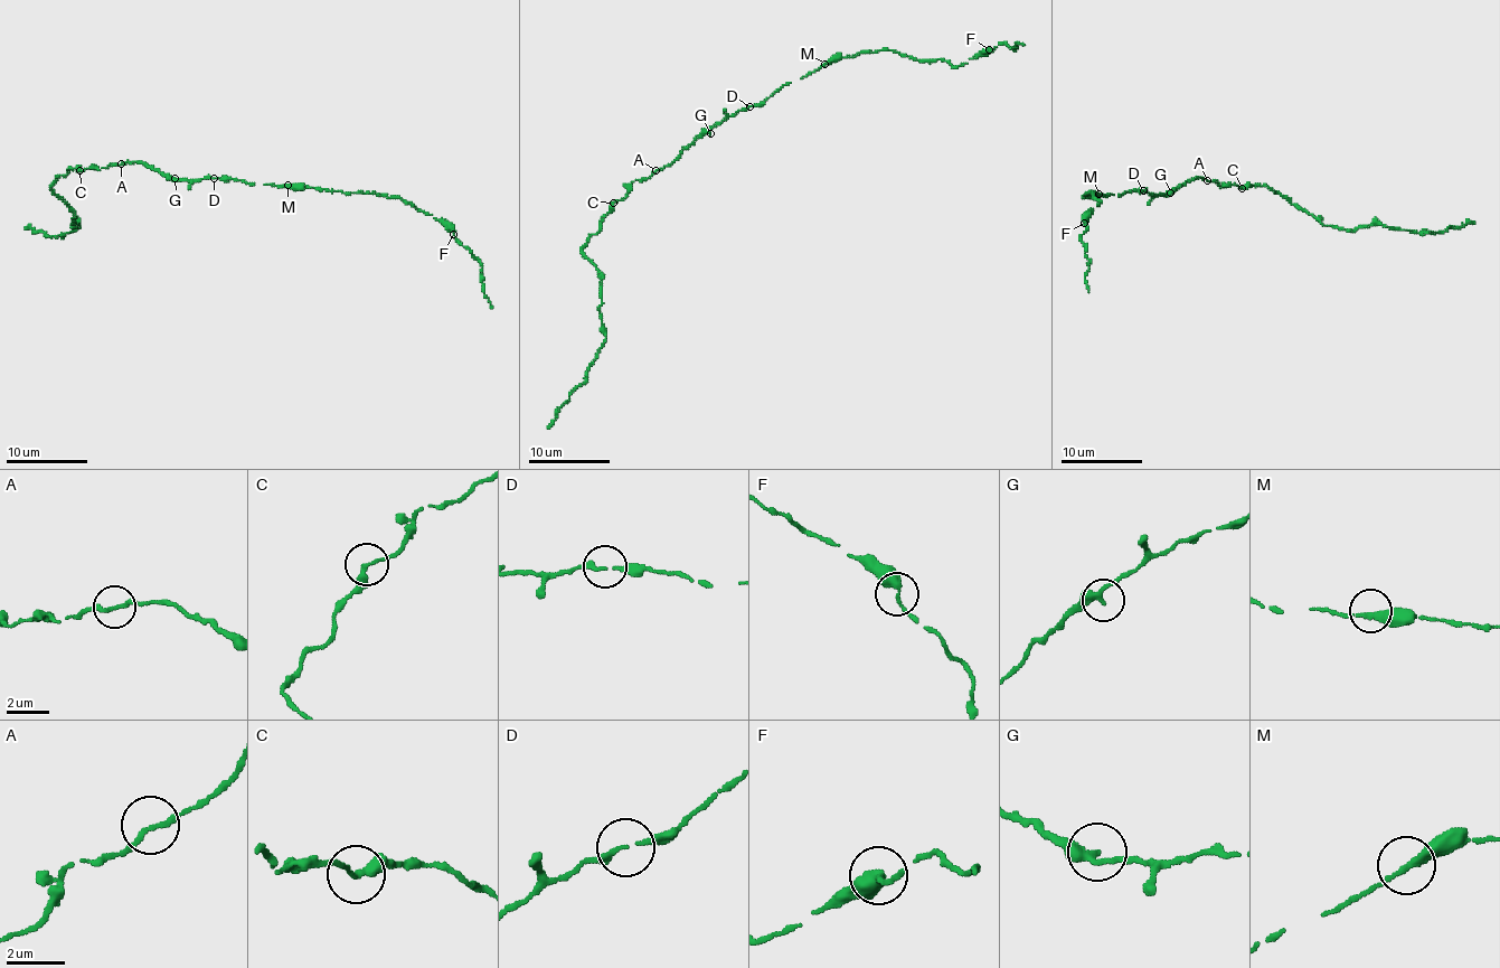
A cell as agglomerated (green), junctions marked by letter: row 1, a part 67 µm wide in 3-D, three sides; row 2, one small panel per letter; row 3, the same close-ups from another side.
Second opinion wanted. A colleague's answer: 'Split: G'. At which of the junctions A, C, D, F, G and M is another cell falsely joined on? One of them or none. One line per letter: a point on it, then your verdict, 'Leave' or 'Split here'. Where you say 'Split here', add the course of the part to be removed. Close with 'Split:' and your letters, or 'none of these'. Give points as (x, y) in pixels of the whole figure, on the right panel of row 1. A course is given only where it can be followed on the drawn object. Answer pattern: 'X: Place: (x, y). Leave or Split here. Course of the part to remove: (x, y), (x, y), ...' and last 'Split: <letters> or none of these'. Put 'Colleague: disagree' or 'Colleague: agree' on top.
Colleague: disagree
A: Place: (1207, 180). Leave
C: Place: (1242, 188). Leave
D: Place: (1143, 190). Leave
F: Place: (1084, 223). Leave
G: Place: (1170, 193). Leave
M: Place: (1098, 194). Leave
Split: none of these

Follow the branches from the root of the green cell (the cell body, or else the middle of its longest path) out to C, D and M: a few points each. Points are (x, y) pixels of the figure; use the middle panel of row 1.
C: (714, 127), (704, 129), (670, 163), (648, 178), (635, 179), (623, 198), (613, 201)
D: (714, 127), (751, 106)
M: (714, 127), (741, 110), (761, 106), (784, 85), (824, 64)

